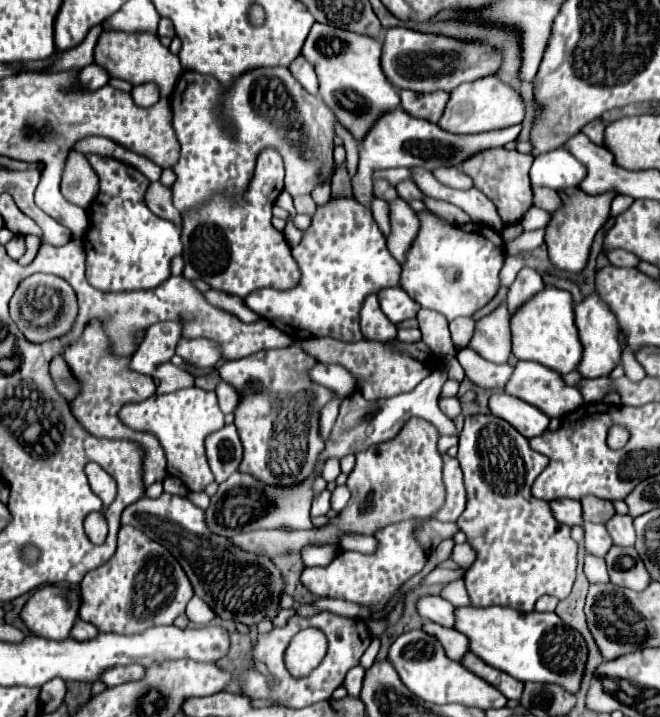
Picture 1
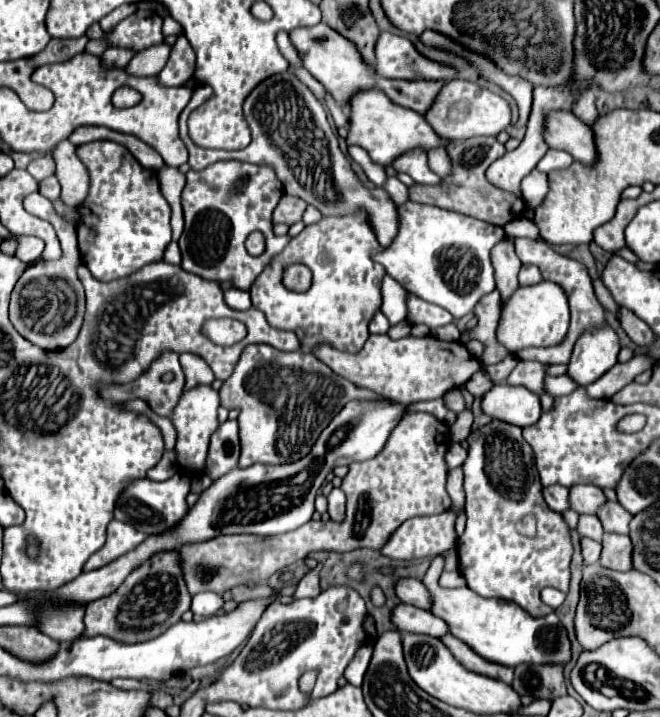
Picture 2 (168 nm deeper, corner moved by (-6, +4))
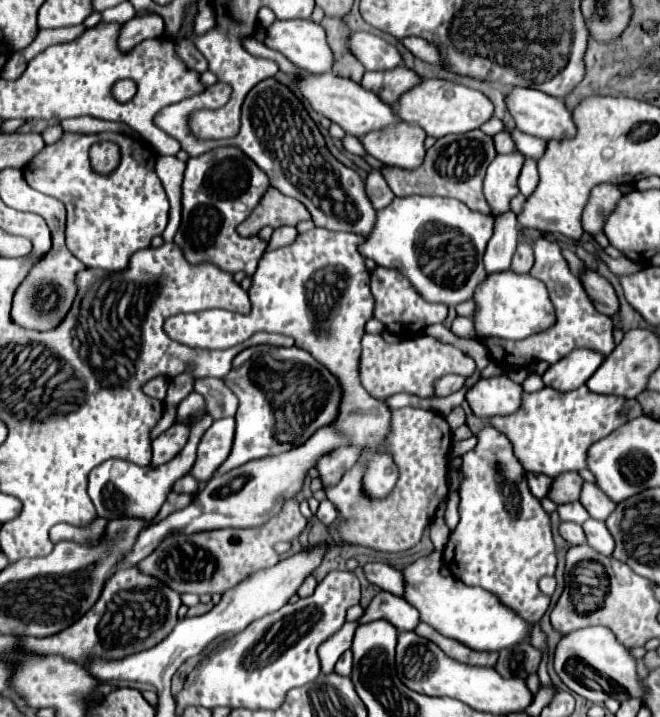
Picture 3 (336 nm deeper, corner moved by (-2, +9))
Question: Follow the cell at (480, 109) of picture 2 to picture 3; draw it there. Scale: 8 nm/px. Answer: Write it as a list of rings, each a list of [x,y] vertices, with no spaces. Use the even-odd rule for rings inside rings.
[[[425,79],[421,85],[405,93],[405,97],[395,105],[395,113],[405,123],[419,125],[427,135],[439,139],[449,133],[467,133],[471,129],[479,129],[493,117],[493,103],[477,89],[445,79]]]

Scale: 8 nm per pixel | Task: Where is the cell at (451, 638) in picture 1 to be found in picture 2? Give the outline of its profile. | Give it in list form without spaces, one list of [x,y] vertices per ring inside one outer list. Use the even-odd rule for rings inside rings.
[[[399,604],[391,610],[391,622],[401,630],[401,632],[411,632],[411,634],[427,634],[427,636],[443,636],[447,634],[447,624],[433,616],[429,610],[419,610],[415,606]]]

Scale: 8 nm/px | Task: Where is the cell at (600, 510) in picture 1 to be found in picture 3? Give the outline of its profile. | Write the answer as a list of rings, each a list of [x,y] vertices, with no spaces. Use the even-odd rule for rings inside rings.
[[[563,473],[559,477],[555,477],[551,489],[549,489],[549,499],[557,505],[563,503],[573,503],[579,501],[581,489],[583,489],[583,479],[579,473]]]

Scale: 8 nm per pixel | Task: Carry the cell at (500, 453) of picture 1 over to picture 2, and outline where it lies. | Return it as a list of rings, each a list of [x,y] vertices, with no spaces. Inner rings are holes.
[[[493,420],[477,432],[471,432],[467,438],[469,456],[463,462],[465,474],[465,514],[467,528],[465,534],[457,540],[459,570],[467,580],[467,586],[485,598],[501,598],[519,604],[531,616],[547,616],[553,612],[551,606],[543,604],[539,592],[545,586],[559,590],[569,590],[569,562],[573,554],[569,526],[559,512],[553,512],[541,496],[541,484],[535,480],[533,450],[523,440],[521,428]]]

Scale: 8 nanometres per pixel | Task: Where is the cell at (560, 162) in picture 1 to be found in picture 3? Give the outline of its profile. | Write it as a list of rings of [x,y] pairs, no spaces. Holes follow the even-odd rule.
[[[513,129],[513,131],[509,131],[509,133],[511,133],[511,137],[513,137],[517,149],[519,149],[525,157],[531,157],[531,159],[535,159],[535,161],[539,161],[539,159],[543,157],[543,153],[545,153],[545,149],[547,149],[547,143],[545,143],[543,139],[533,137],[533,135],[525,135],[525,133],[521,133],[519,129]]]

